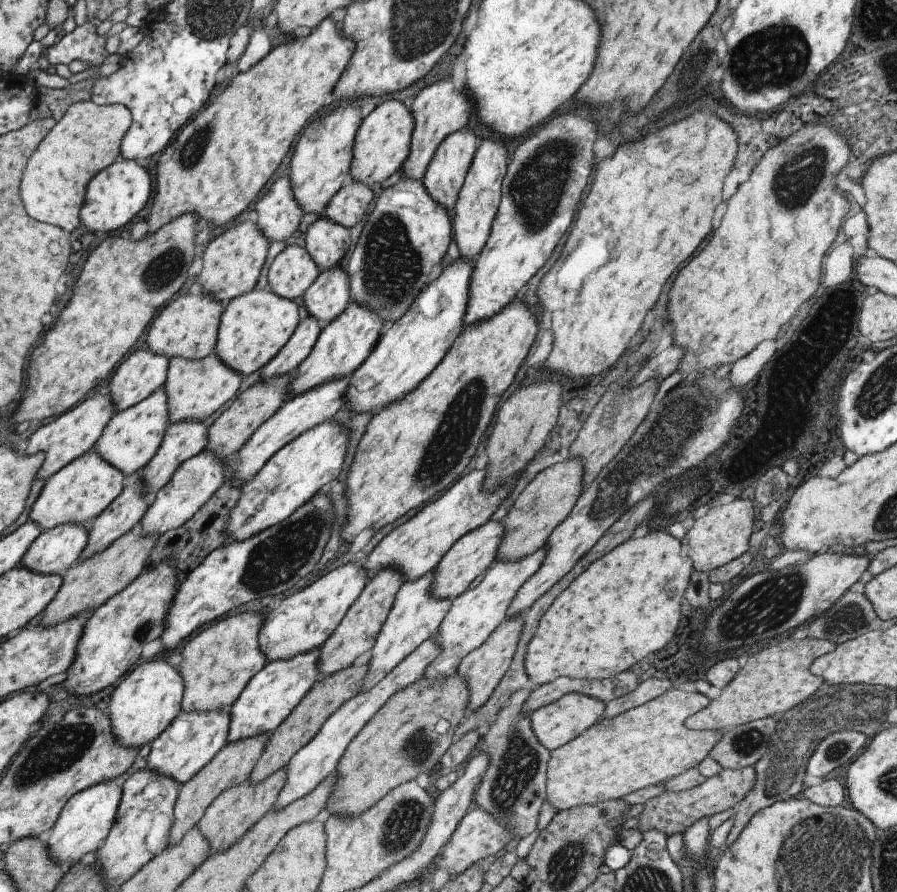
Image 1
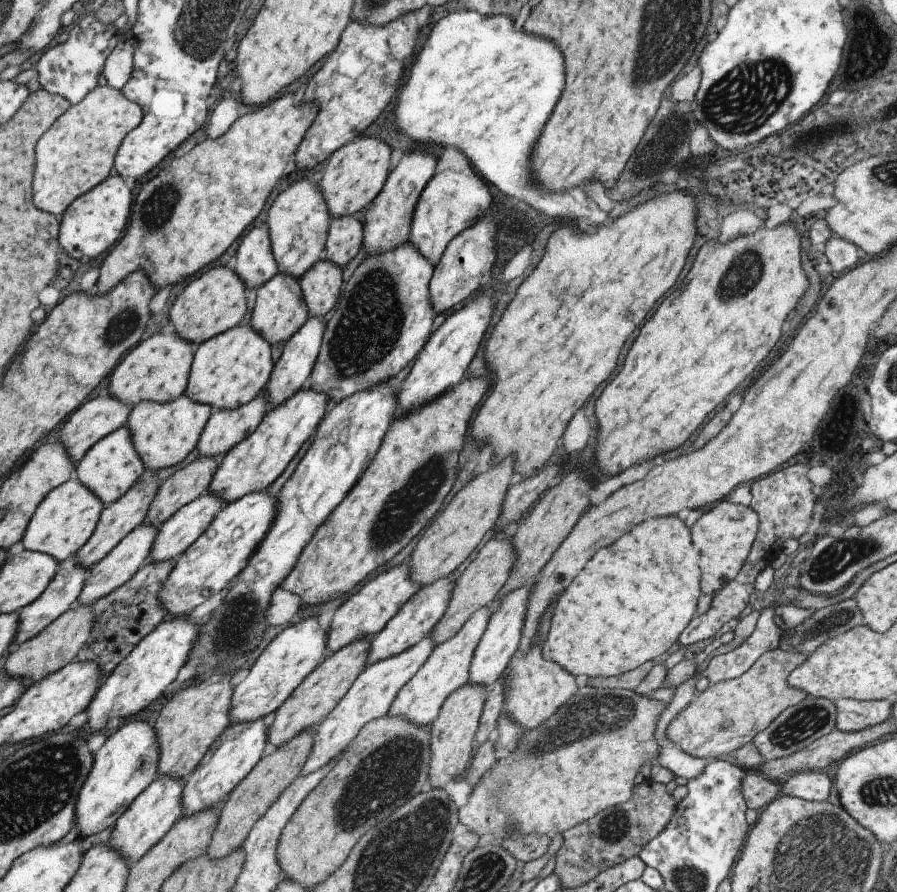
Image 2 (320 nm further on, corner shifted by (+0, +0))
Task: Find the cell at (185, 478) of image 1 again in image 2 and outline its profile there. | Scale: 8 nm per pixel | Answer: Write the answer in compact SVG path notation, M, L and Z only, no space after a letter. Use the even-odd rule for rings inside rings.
M141 522L139 526L128 532L103 558L100 558L93 566L90 566L75 604L81 607L84 605L92 606L94 602L97 602L97 599L104 597L124 582L127 582L133 574L145 566L151 543L154 541L158 528L143 525Z

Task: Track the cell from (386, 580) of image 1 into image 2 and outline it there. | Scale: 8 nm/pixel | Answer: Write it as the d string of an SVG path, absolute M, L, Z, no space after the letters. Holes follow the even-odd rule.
M372 638L353 641L337 650L336 653L329 654L323 662L320 662L305 676L297 688L283 701L283 704L272 712L266 730L268 750L278 749L306 729L314 729L333 710L333 707L349 690L355 678L365 668L367 649Z

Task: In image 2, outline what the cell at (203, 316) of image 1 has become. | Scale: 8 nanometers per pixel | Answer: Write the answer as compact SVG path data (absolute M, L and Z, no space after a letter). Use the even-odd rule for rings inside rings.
M165 329L136 344L114 366L109 376L108 395L123 405L134 407L141 401L168 403L184 394L194 346Z

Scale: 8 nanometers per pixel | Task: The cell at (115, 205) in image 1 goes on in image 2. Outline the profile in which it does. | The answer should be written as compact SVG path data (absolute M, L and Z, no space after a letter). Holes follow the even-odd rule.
M107 175L99 184L69 203L59 226L59 246L75 260L93 260L101 256L115 244L115 240L119 240L127 224L130 208L131 182L119 175Z

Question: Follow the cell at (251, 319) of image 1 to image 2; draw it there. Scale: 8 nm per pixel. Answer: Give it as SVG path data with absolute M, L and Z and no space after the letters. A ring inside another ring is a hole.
M241 324L202 342L193 350L184 395L215 411L230 411L247 404L264 391L272 371L269 347L251 326Z

